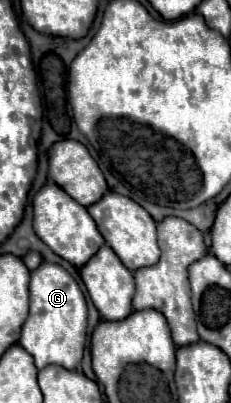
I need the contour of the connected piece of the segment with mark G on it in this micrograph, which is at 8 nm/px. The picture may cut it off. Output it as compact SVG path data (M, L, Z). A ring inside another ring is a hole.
M42 262L30 280L30 314L22 326L20 346L32 354L34 364L42 370L48 364L58 364L66 370L76 370L82 360L86 342L86 300L76 280L58 264Z

